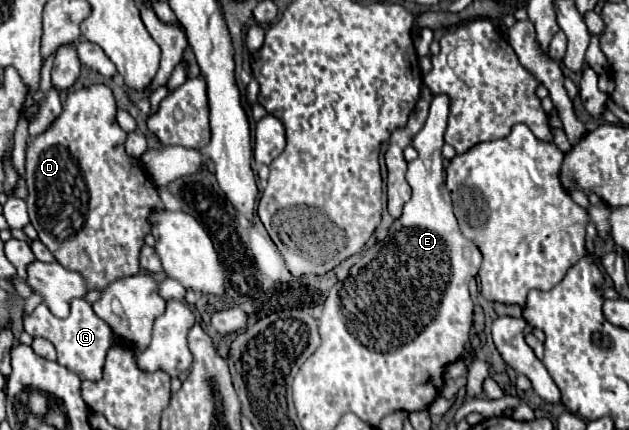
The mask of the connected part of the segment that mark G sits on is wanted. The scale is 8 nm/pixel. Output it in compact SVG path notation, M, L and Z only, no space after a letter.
M73 299L71 301L71 313L69 317L65 319L59 319L55 317L49 307L45 303L41 303L29 317L23 319L25 323L25 331L31 335L31 337L45 337L49 339L55 349L57 349L57 363L65 365L69 371L73 371L81 381L93 381L97 383L103 375L103 363L105 363L105 357L107 357L107 351L115 345L125 345L127 349L135 349L133 343L127 343L125 339L119 339L113 329L103 321L99 319L91 305L85 301L85 299Z

